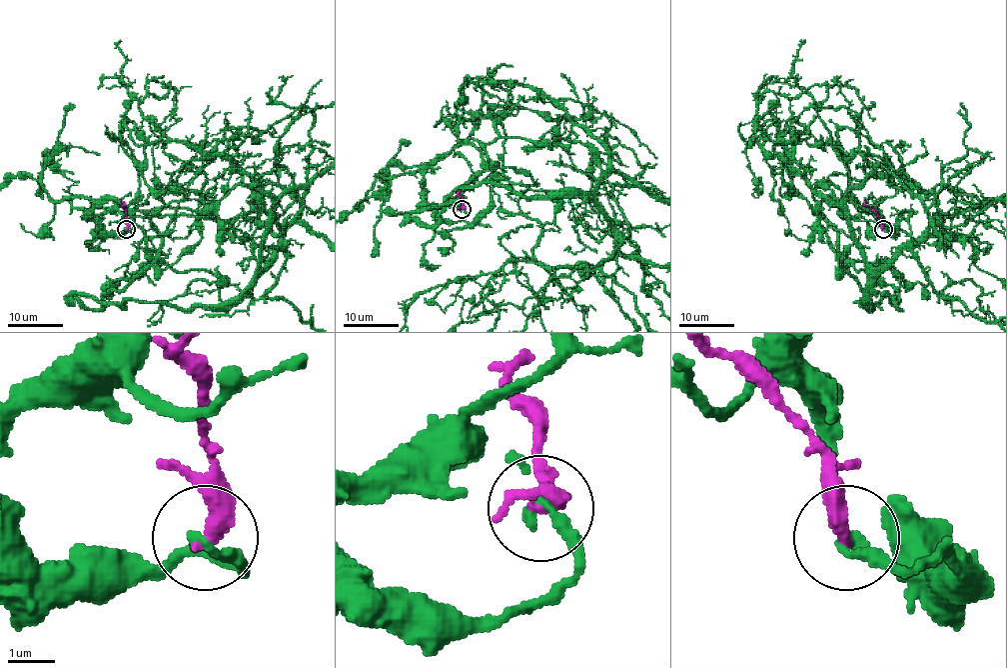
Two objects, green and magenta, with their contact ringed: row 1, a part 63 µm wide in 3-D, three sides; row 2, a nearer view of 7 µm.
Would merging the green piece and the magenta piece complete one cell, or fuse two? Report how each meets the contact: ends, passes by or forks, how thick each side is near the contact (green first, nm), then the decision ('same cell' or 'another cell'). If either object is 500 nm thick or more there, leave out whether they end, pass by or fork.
green ends; magenta ends; calibres 280 and 400 nm; another cell

